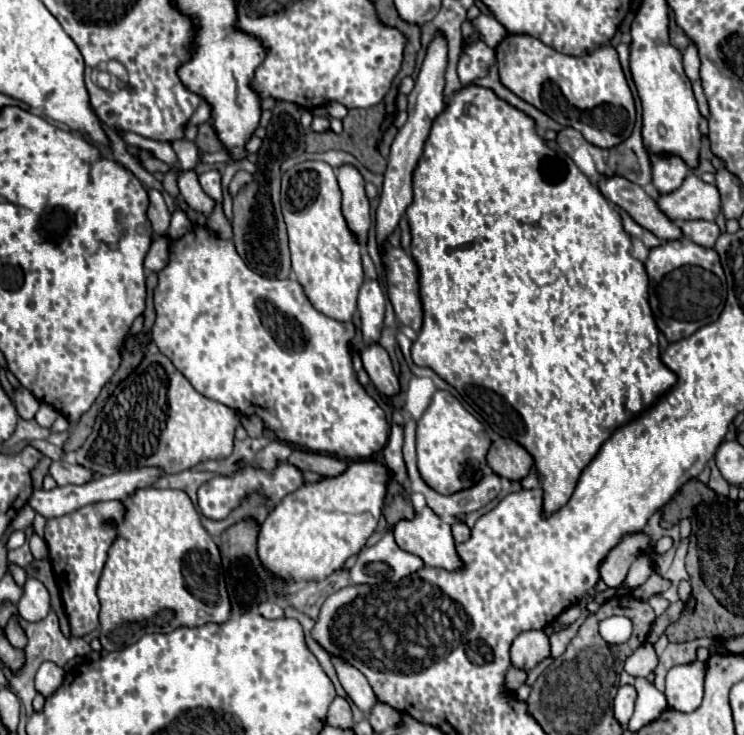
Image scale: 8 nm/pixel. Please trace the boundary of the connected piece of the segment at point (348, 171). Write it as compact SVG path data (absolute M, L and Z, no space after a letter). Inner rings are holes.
M341 166L341 170L337 170L337 182L343 192L343 216L351 232L359 238L361 244L365 244L367 230L371 226L365 180L361 178L359 170L353 170L353 166Z

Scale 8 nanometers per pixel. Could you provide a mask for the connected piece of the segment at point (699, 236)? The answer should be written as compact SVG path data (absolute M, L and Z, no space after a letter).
M689 220L681 224L681 232L689 236L693 242L705 248L713 248L717 236L719 236L719 226L715 222L707 220Z

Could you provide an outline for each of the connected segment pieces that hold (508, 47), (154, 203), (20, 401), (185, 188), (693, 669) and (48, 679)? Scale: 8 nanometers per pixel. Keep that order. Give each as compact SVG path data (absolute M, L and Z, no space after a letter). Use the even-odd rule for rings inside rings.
M509 34L495 48L495 56L499 80L505 88L551 116L561 126L573 126L589 144L613 148L633 132L637 118L635 100L621 70L619 56L611 44L599 46L591 54L569 56L529 34Z
M149 188L147 190L149 194L149 220L153 224L153 230L157 234L167 234L167 228L169 228L169 220L171 220L171 214L167 210L167 204L163 202L163 196L159 190L155 188Z
M19 388L19 390L15 390L15 406L23 420L33 420L35 412L39 410L39 400L29 390Z
M193 170L179 174L179 192L191 210L201 212L205 216L213 214L213 198L209 198L201 190L201 186L197 182L197 174Z
M695 660L691 664L673 666L667 672L667 686L665 686L669 708L693 712L701 704L703 686L705 686L705 662Z
M43 662L35 676L35 688L45 698L49 698L63 682L63 668L59 668L55 662Z

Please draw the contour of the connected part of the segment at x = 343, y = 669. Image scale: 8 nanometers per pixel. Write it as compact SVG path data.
M331 656L331 662L335 666L337 678L339 678L341 686L345 688L347 696L359 706L359 710L369 712L375 706L377 698L375 698L369 682L367 682L367 678L355 666L349 666L349 662L345 662L343 658Z

